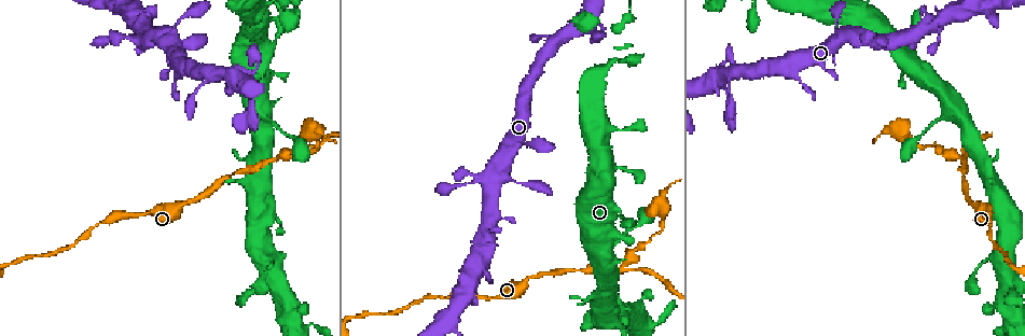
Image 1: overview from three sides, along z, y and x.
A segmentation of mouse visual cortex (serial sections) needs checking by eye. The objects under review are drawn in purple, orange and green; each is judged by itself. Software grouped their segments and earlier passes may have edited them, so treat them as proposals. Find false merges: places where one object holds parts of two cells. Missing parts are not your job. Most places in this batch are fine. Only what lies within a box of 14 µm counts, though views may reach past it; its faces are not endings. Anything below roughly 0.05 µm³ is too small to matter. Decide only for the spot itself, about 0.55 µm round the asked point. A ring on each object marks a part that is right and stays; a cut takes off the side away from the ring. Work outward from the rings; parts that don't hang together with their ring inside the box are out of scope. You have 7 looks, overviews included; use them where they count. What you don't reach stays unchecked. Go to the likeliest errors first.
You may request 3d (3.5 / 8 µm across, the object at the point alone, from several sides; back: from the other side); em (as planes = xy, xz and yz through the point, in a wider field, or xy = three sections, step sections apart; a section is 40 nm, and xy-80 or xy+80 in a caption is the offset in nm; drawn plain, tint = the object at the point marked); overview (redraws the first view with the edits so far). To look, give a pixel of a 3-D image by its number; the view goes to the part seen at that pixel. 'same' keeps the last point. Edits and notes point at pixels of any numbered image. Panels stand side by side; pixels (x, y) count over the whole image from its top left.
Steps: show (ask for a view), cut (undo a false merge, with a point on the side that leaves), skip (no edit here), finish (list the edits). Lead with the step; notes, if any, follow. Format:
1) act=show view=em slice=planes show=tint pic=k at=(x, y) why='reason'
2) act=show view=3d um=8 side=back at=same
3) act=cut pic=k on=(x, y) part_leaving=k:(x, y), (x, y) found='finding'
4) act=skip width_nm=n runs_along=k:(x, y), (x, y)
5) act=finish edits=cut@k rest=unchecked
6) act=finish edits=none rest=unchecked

act=show view=3d um=3.5 pic=1 at=(961, 159)

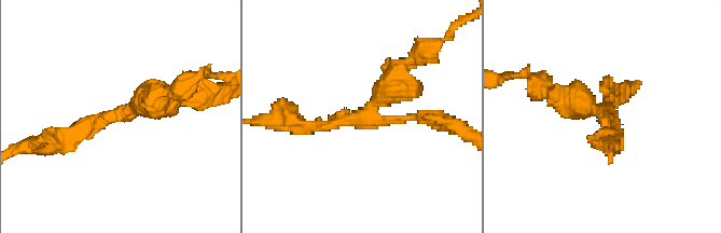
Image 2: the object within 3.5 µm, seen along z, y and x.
act=show view=em slice=planes show=plain pic=2 at=(605, 112) arms=3 arm_widths_nm=100,150,400

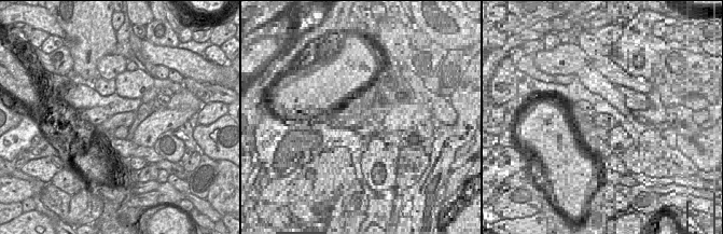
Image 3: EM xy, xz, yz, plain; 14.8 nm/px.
act=show view=em slice=planes show=tint at=same why='with the object marked'

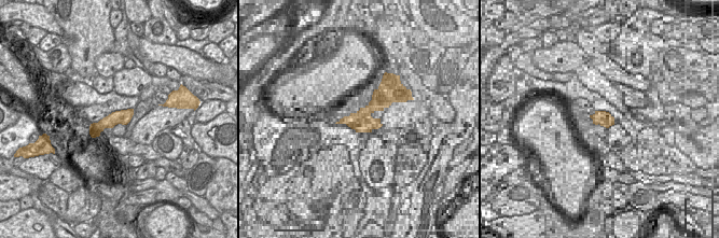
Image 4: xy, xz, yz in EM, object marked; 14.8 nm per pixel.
act=skip width_nm=220 runs_along=2:(300, 125), (362, 117), (405, 64) found='continuous, no second cell'

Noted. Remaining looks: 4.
act=show view=3d um=8 pic=1 at=(733, 75) why='abrupt turn'

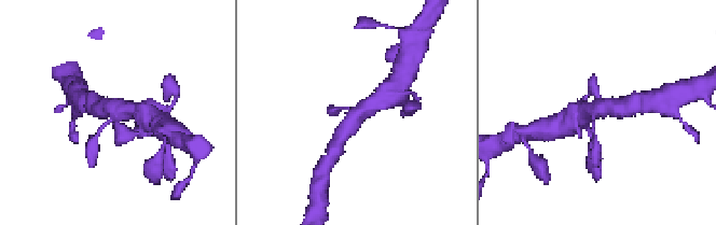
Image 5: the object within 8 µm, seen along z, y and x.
act=show view=3d um=3.5 pic=5 at=(595, 108) why='zoom in'

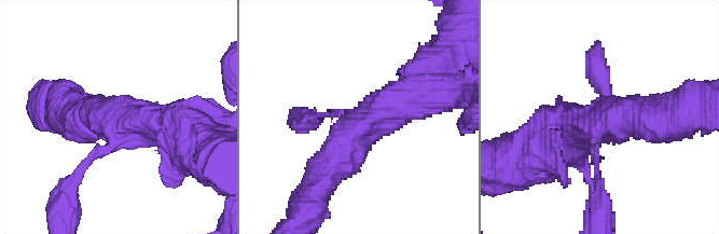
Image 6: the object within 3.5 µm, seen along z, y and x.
act=show view=em slice=planes show=tint pic=6 at=(122, 121) arms=3 arm_widths_nm=100,500,500

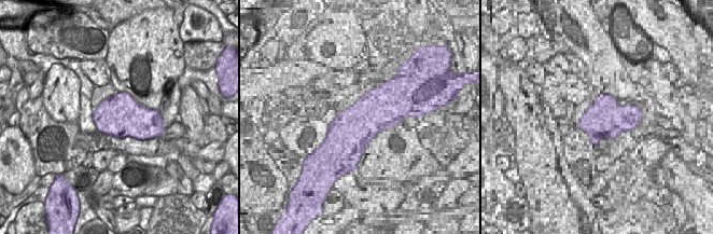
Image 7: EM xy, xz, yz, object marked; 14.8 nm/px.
act=skip runs_along=6:(320, 176), (367, 121), (429, 91) found='one cell here'

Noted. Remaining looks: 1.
act=finish edits=none rest=unchecked

